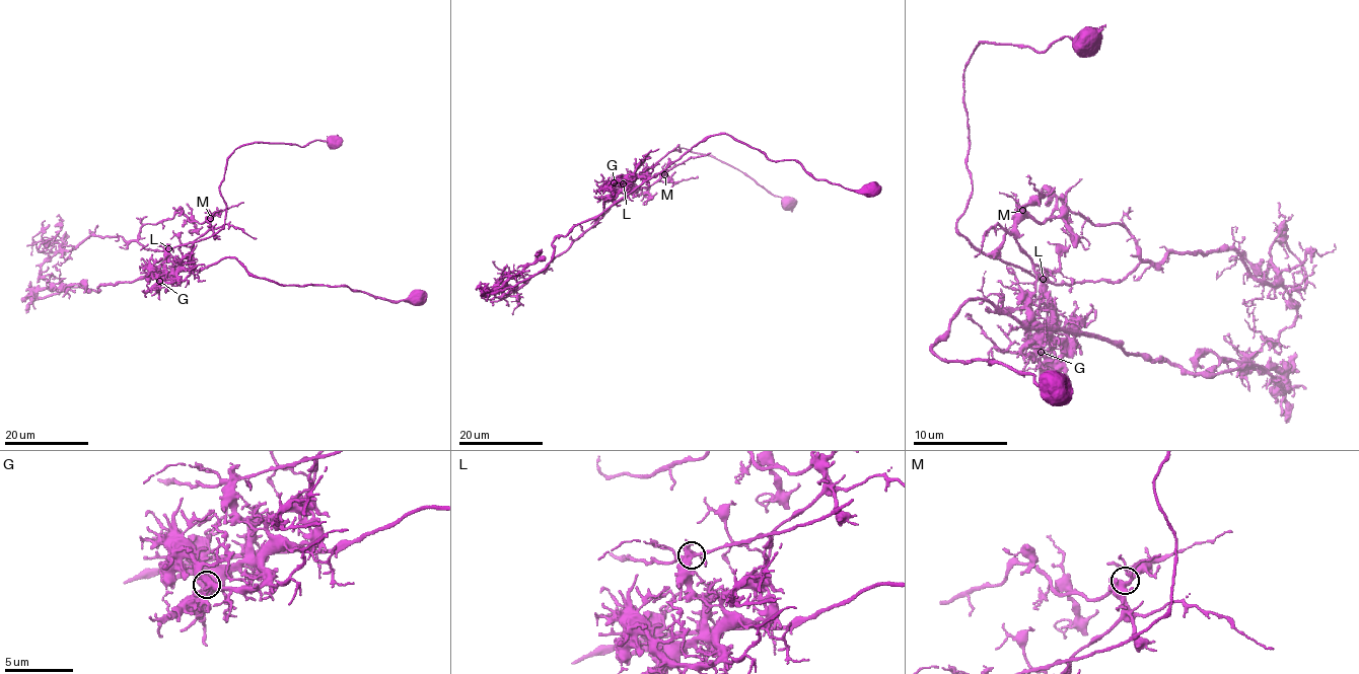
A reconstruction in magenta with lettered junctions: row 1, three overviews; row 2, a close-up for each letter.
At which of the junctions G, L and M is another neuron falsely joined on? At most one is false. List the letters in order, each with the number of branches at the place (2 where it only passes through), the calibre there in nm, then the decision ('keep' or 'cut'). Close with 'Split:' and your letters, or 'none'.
G: branches 4; calibre 360 nm; keep
L: branches 4; calibre 400 nm; cut
M: branches 6; calibre 480 nm; keep
Split: L

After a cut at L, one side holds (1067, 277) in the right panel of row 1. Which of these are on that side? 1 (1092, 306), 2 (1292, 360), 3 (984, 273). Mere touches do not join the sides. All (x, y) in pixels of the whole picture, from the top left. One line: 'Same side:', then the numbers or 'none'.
Same side: none

